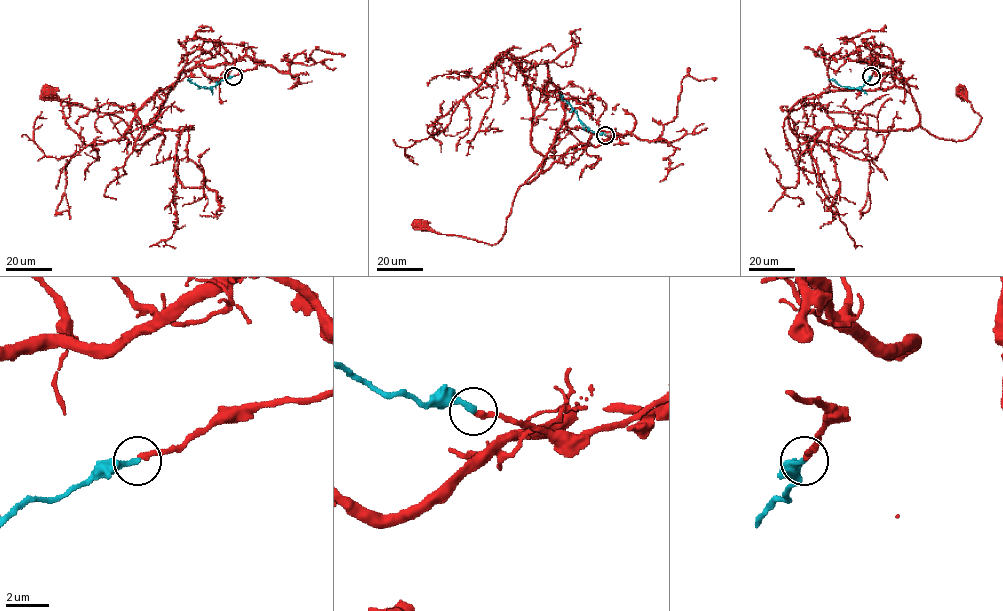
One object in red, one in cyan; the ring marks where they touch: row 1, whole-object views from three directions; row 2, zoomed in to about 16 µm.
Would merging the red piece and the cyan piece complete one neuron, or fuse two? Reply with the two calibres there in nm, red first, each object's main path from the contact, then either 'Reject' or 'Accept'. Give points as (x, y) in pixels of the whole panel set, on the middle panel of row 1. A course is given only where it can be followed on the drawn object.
Thickness 240 nm (red) against 240 nm. Course of red: (605, 135), (629, 133), (599, 145), (572, 146), (522, 185), (496, 244), (442, 234), (420, 222). Course of cyan: (605, 135), (586, 127), (577, 113), (561, 99), (559, 91). Accept

